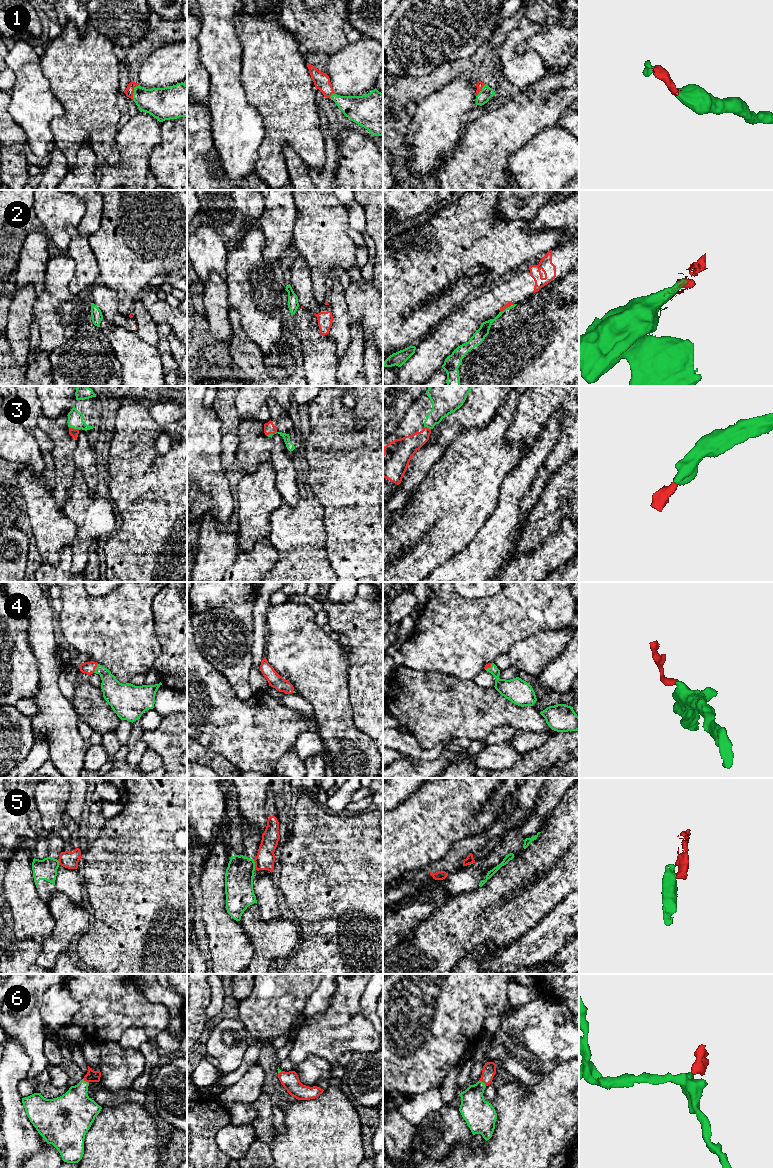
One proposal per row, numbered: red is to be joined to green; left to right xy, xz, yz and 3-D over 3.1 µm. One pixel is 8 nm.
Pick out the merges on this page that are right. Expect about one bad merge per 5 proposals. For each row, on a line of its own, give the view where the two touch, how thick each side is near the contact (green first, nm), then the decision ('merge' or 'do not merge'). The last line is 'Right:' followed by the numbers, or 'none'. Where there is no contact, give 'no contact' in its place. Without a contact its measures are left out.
1: xy | 260/70 nm | merge
2: yz | 80/40 nm | do not merge
3: xy | 130/70 nm | merge
4: xy | 190/100 nm | merge
5: xz | 220/150 nm | do not merge
6: xy | 320/100 nm | merge
Right: 1, 3, 4, 6

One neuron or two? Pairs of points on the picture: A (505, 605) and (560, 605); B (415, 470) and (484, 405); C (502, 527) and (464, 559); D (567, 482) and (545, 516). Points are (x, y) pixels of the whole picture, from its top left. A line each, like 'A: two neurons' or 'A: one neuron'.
A: one neuron
B: one neuron
C: one neuron
D: one neuron

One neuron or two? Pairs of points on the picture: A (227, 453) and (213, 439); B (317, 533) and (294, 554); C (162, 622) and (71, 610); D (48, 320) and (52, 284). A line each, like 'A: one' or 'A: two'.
A: two
B: one
C: two
D: one

